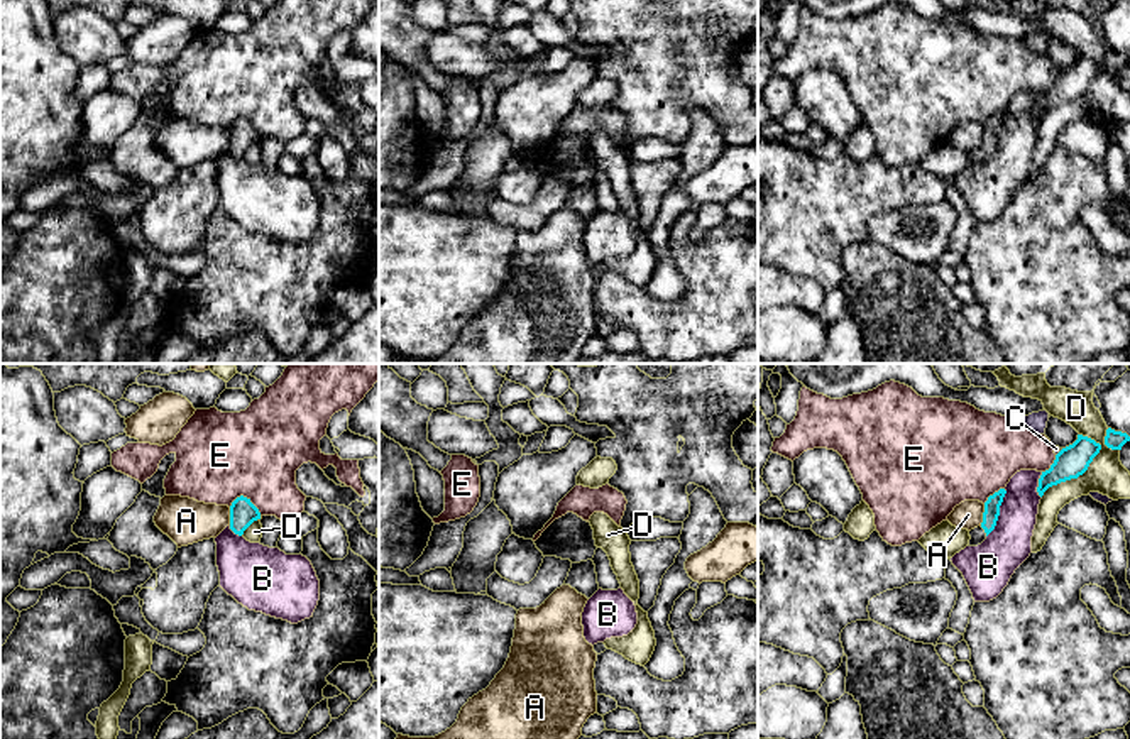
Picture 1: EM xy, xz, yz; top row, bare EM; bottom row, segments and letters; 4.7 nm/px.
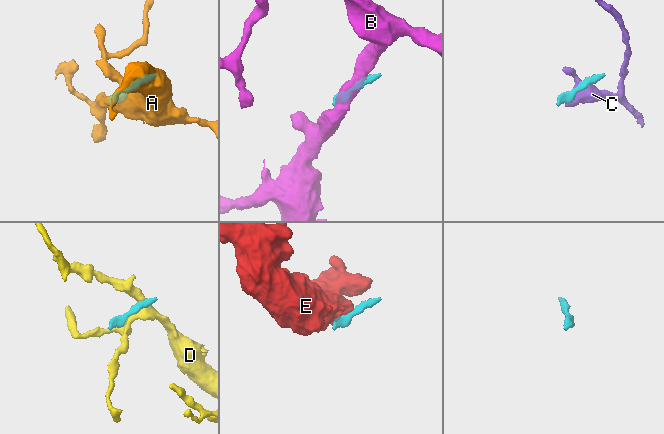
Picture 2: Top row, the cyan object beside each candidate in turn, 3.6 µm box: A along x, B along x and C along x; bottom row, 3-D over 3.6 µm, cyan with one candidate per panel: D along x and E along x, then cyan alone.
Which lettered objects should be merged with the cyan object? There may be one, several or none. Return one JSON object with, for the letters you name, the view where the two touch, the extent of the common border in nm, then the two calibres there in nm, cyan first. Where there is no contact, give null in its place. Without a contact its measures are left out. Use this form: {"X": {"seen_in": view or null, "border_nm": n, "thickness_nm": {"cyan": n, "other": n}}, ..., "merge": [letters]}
{"merge": []}

